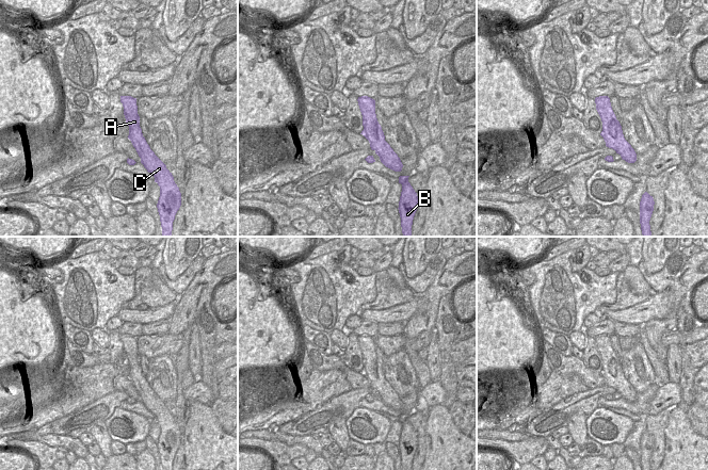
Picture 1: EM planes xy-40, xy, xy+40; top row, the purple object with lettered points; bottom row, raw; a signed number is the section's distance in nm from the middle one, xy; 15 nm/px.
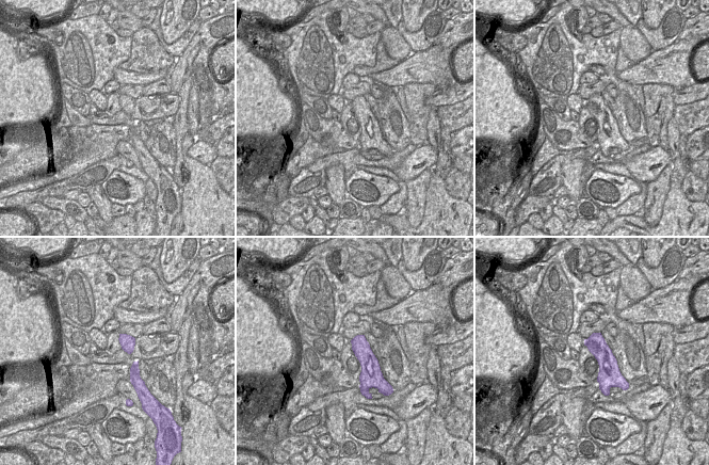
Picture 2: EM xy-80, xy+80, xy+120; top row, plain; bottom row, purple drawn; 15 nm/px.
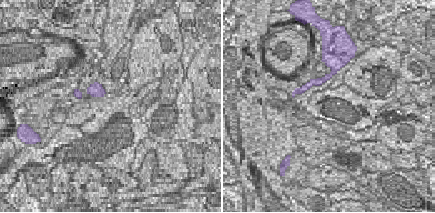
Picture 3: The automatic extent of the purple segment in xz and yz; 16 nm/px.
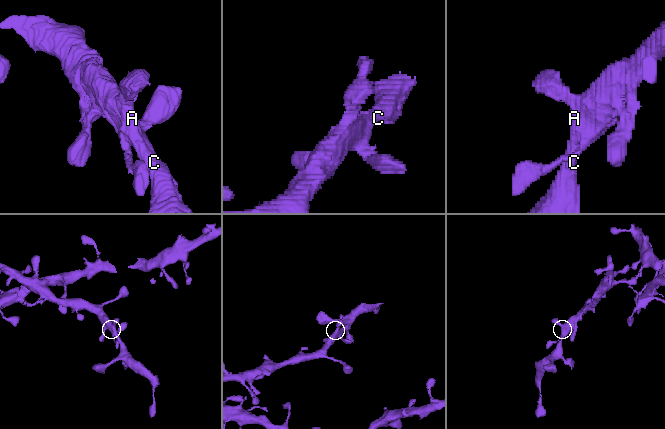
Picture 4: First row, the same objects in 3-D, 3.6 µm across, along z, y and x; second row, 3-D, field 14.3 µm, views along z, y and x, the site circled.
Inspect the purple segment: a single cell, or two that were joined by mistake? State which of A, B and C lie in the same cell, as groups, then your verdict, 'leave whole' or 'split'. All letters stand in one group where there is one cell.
A B C | leave whole

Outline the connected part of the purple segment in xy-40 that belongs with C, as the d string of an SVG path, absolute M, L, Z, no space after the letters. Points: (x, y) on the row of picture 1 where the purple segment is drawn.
M120 96L124 107L126 125L129 126L128 139L135 148L141 163L155 177L155 182L160 187L160 197L157 204L162 237L172 237L173 222L181 206L181 193L174 181L172 173L166 165L155 155L143 136L138 114L136 98Z

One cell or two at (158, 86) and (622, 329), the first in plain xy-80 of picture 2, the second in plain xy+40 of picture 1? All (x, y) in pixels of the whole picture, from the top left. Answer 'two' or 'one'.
one

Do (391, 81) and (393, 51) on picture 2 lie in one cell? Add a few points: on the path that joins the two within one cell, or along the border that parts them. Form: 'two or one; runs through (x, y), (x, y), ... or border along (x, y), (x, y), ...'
two; border along (411, 49), (409, 53), (401, 61)

